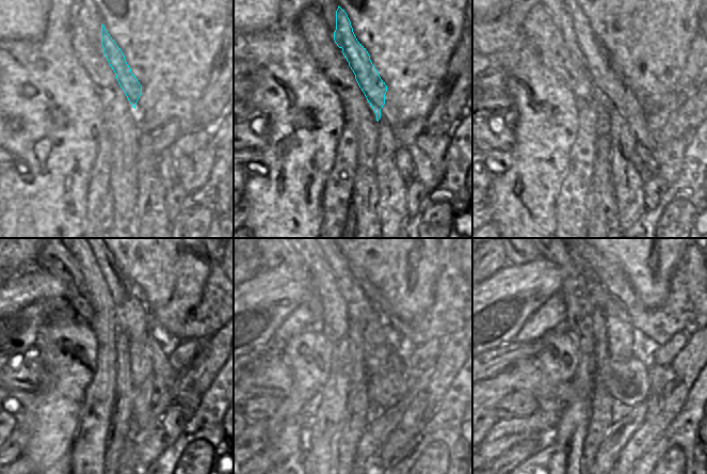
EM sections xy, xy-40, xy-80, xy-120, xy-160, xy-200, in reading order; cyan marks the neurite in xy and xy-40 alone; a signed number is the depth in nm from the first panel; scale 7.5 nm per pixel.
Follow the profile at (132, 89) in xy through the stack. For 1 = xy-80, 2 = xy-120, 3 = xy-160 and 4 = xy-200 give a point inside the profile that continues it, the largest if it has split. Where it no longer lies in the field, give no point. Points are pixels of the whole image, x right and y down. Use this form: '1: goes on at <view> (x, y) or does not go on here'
1: goes on at xy-80 (668, 158)
2: goes on at xy-120 (133, 318)
3: goes on at xy-160 (362, 310)
4: goes on at xy-200 (599, 295)

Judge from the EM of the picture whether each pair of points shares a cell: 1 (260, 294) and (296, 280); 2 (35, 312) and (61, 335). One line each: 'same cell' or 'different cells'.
1: same cell
2: different cells

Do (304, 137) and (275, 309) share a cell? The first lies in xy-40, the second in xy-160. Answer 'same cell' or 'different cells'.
different cells

